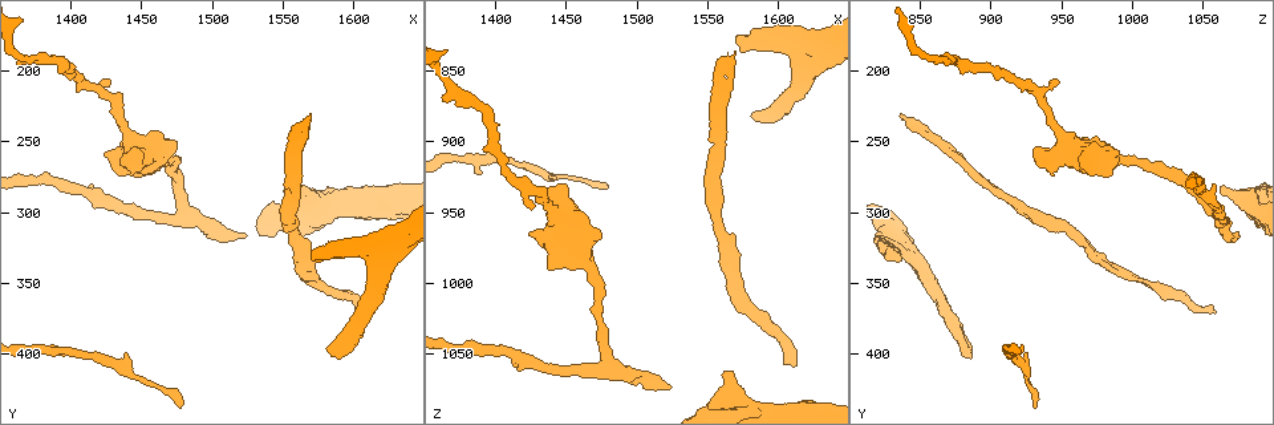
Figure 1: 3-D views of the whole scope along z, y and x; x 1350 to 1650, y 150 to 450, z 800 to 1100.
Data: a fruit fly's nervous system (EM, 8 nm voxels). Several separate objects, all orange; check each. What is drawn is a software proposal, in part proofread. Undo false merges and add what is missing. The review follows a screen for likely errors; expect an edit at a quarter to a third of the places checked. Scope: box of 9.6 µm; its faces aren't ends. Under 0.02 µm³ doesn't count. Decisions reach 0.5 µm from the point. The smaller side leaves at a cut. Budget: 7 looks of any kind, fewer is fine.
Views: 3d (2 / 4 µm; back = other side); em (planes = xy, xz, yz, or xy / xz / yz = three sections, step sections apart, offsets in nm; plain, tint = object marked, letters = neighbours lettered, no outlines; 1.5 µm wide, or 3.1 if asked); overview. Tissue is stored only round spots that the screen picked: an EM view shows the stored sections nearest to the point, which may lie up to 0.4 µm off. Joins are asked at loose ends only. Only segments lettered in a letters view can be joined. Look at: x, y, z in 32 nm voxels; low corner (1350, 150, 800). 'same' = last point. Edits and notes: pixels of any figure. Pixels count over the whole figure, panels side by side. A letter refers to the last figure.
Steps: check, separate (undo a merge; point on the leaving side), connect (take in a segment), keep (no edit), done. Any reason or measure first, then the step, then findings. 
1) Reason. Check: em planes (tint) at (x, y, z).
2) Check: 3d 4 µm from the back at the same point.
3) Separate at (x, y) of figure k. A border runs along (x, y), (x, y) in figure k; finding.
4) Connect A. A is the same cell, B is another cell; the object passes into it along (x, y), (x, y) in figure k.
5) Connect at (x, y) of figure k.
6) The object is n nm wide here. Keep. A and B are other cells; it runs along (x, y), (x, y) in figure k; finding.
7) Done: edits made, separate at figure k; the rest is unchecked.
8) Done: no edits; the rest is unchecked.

End of a long branch. Check: 3d 2 µm at (1570, 230, 836).

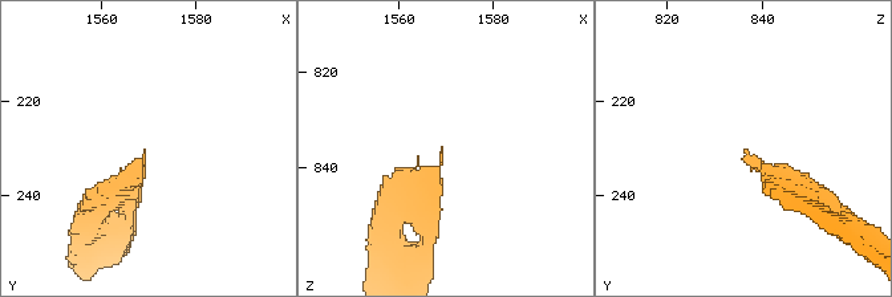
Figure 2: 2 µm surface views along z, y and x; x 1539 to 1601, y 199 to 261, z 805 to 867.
Need the tissue. Check: em yz step 8 (letters) at (1569, 230, 837).

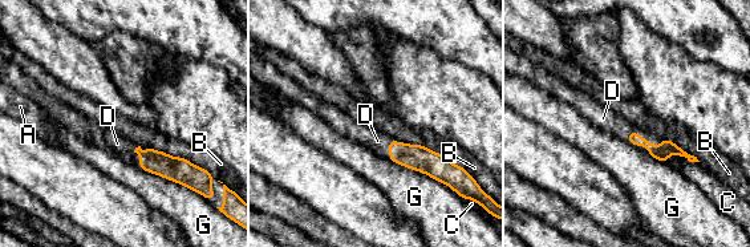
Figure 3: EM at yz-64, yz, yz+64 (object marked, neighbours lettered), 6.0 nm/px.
Connect D. D is the same cell, A, B, C and G are other cells; the neuron continues.

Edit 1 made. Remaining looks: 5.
Sudden change in width. Check: em planes (tint) at (1468, 264, 994).

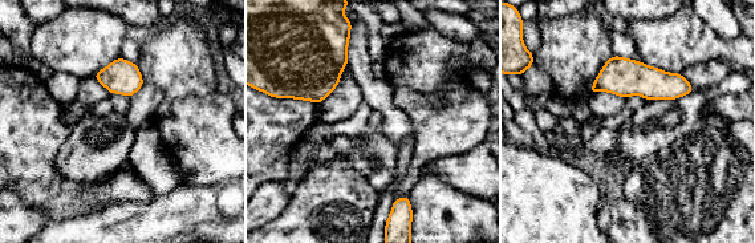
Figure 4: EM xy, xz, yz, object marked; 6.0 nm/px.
What lies round it. Check: em planes (letters) at the same point.

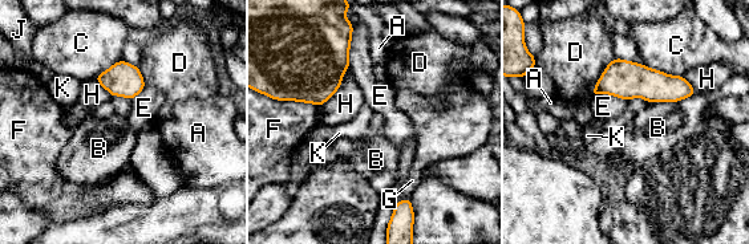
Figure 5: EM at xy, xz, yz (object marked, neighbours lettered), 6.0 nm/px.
The longest contact is with H, 300 nm. Keep. A, B, C, D, E, F, G, H, J and K are other cells; a border runs along (349, 68), (339, 89), (319, 106) in figure 5; one neuron here.

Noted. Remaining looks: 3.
Done: edits made, connect at figure 3; the rest is unchecked.

